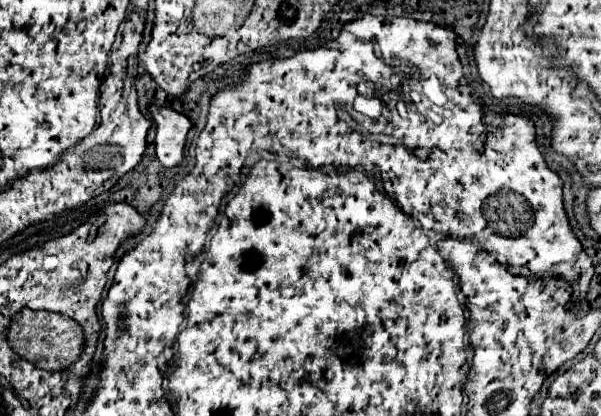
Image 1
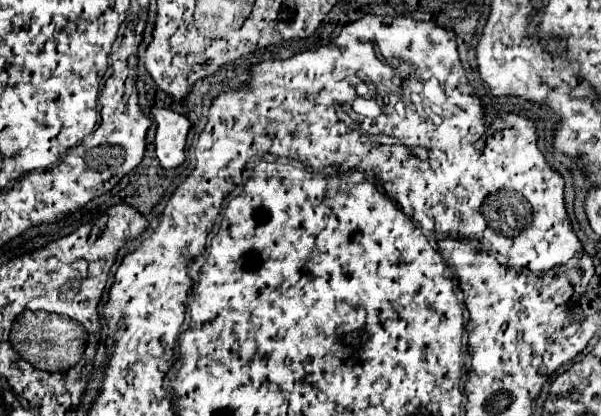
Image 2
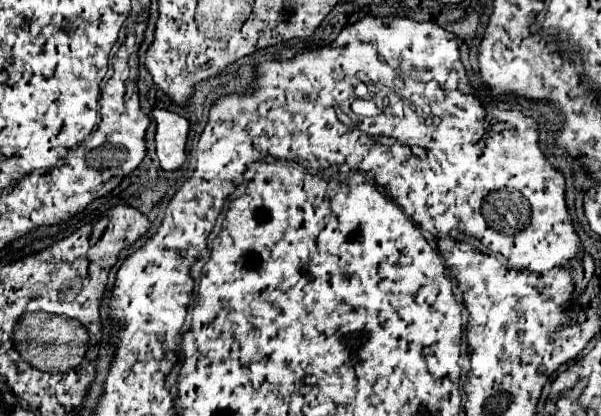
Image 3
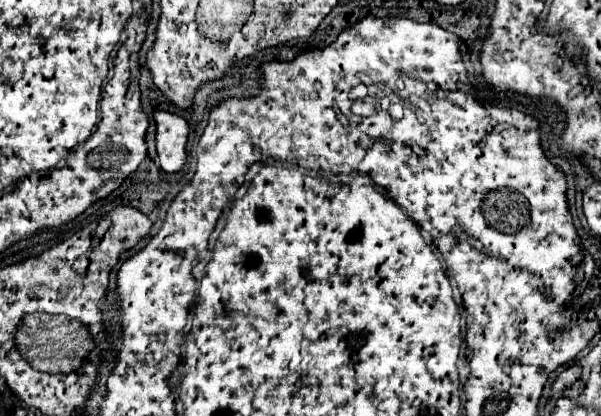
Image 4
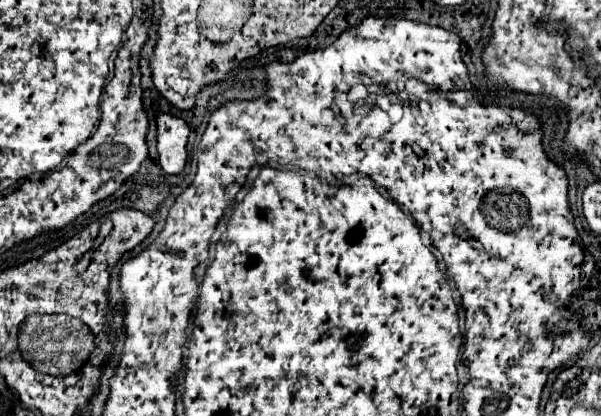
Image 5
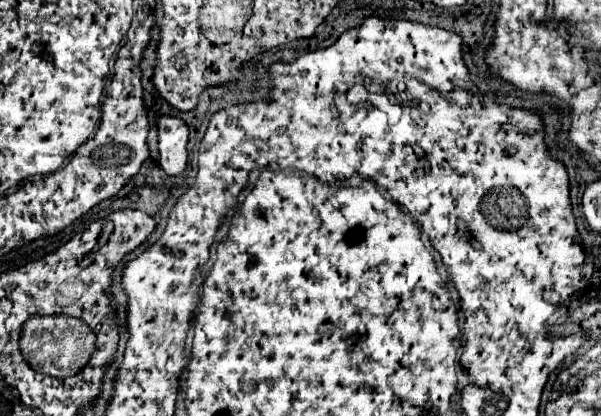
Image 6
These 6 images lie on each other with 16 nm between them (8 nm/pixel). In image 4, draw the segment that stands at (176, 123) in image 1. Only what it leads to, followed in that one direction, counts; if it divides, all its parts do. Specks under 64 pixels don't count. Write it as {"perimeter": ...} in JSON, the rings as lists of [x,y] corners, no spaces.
{"perimeter":[[[156,110],[154,112],[158,132],[156,146],[158,158],[164,172],[180,172],[186,162],[186,140],[188,140],[188,122],[176,114]]]}

